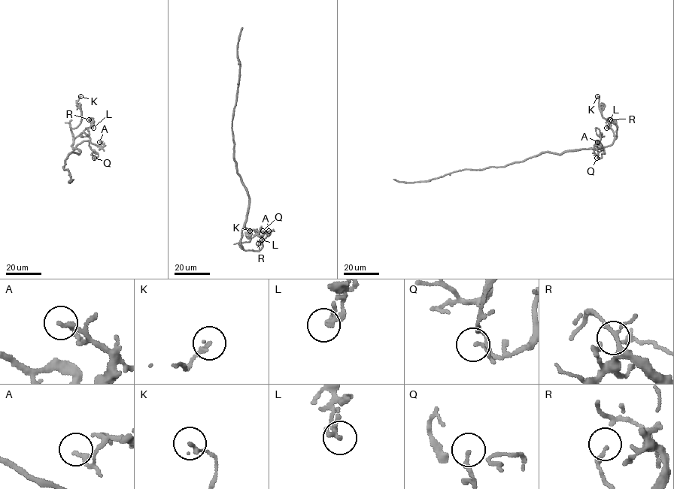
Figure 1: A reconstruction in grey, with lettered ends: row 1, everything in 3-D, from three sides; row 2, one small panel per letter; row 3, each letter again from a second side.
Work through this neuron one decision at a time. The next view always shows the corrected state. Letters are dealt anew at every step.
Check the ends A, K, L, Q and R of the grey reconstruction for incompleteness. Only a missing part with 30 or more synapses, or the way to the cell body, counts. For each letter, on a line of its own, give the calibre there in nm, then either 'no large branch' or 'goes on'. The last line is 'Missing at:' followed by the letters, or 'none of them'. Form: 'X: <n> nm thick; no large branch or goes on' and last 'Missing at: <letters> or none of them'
A: 200 nm thick; no large branch
K: 180 nm thick; no large branch
L: 260 nm thick; no large branch
Q: 170 nm thick; no large branch
R: 160 nm thick; no large branch
Missing at: none of them

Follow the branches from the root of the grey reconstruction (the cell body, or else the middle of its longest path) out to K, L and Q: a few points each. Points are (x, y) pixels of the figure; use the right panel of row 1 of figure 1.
K: (534, 156), (545, 152), (562, 154), (566, 151), (610, 146), (614, 134), (602, 116), (597, 96)
L: (534, 156), (545, 152), (562, 154), (566, 151), (610, 146), (617, 137), (617, 126), (610, 122), (606, 128)
Q: (534, 156), (545, 152), (562, 154), (592, 149), (597, 141), (604, 152), (600, 158), (596, 158)

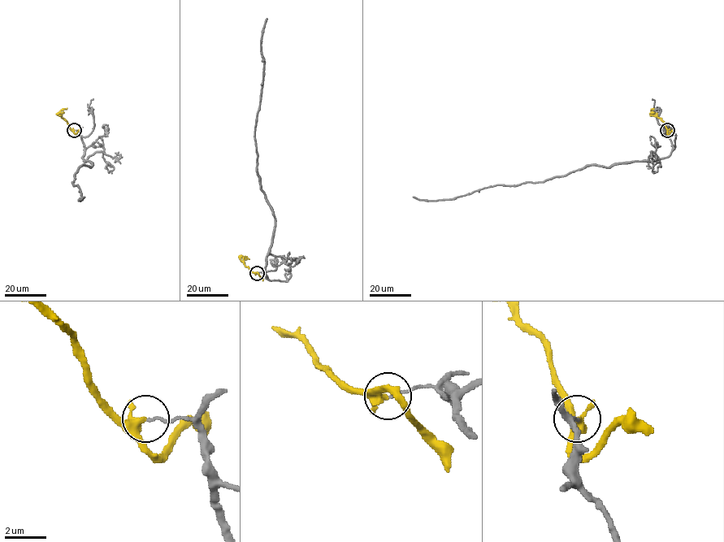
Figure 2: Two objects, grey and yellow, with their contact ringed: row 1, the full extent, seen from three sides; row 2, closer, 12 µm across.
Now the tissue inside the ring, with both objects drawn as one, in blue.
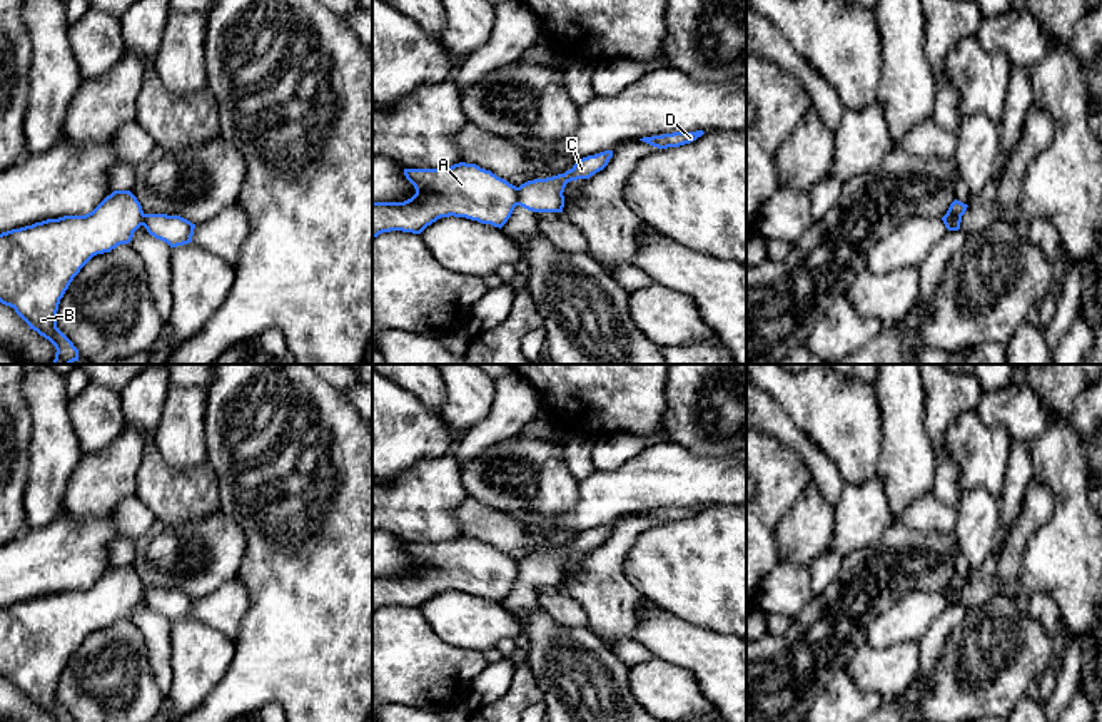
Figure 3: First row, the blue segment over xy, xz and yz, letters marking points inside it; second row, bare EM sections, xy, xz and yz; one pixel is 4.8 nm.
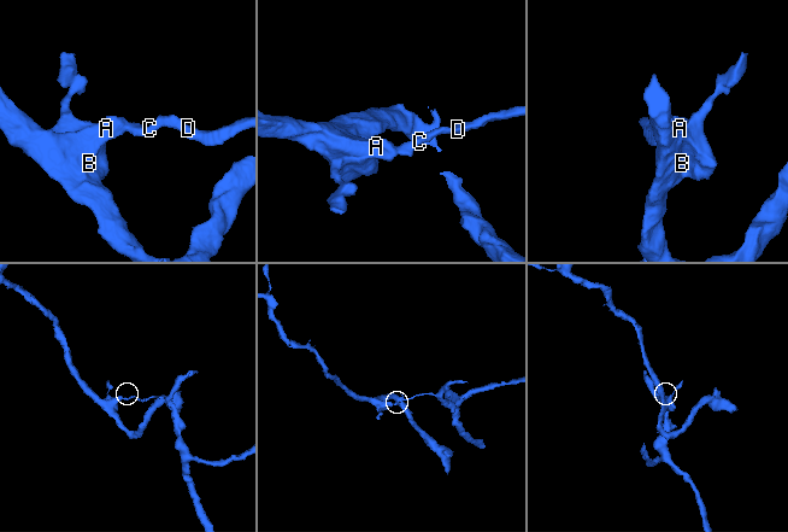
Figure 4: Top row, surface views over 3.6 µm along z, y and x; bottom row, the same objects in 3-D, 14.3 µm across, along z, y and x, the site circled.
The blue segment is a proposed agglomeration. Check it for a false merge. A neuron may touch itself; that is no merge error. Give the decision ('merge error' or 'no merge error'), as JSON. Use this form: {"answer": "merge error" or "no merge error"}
{"answer": "merge error"}

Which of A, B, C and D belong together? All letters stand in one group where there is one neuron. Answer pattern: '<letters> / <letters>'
A B / C D

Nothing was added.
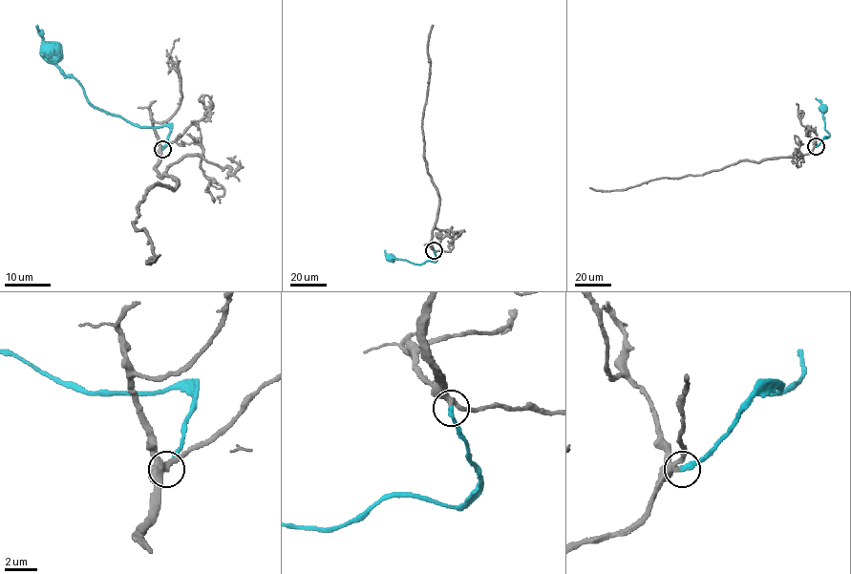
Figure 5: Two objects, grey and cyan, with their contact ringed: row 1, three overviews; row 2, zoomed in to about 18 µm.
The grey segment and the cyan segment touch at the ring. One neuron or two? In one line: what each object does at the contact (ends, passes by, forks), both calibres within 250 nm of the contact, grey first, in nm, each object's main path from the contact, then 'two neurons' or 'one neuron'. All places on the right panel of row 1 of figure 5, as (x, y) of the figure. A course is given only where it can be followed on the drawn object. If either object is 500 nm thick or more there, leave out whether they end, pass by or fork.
grey passes by; cyan ends; calibres 380 and 320 nm; course grey (816, 146), (801, 156), (759, 161), (740, 160), (701, 175), (655, 179), (624, 189), (600, 191), (590, 187); course cyan (816, 146), (829, 136), (824, 129), (821, 103), (815, 98); one neuron

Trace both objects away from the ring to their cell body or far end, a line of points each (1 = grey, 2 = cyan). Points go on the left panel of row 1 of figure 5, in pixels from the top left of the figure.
1: (162, 148), (158, 174), (178, 184), (156, 184), (133, 222), (151, 242), (146, 262), (160, 254)
2: (162, 148), (170, 129), (166, 125), (138, 127), (90, 104), (83, 88), (47, 55), (37, 26)

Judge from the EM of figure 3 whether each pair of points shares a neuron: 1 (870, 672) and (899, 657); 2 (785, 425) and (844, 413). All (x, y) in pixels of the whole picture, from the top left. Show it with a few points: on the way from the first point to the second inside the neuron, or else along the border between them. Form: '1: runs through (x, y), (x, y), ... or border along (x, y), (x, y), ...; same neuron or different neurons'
1: runs through (877, 669), (887, 669), (892, 664); same neuron
2: border along (767, 395), (822, 450); different neurons

